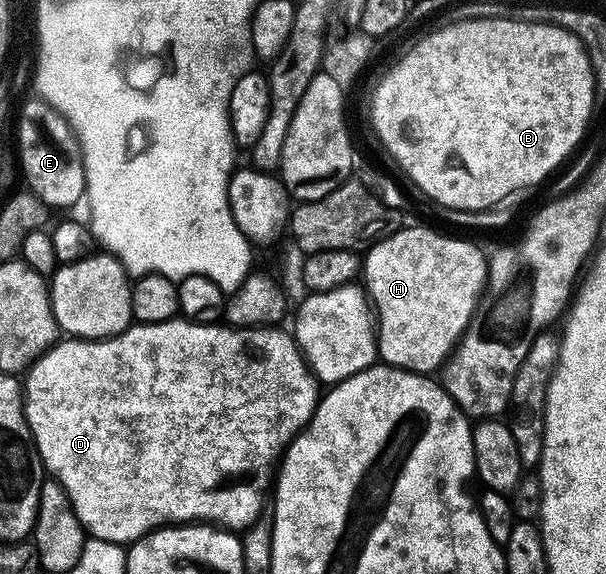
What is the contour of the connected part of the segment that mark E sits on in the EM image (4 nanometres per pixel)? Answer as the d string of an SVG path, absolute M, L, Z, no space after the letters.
M29 98L25 105L21 108L21 121L17 124L17 148L21 151L21 172L25 175L28 191L33 195L40 198L44 204L49 205L50 209L57 210L57 208L69 208L72 204L82 203L85 195L85 163L81 157L81 147L77 144L77 135L73 133L73 128L69 123L62 118L61 115L54 110L50 104L46 104L44 100L40 98Z

